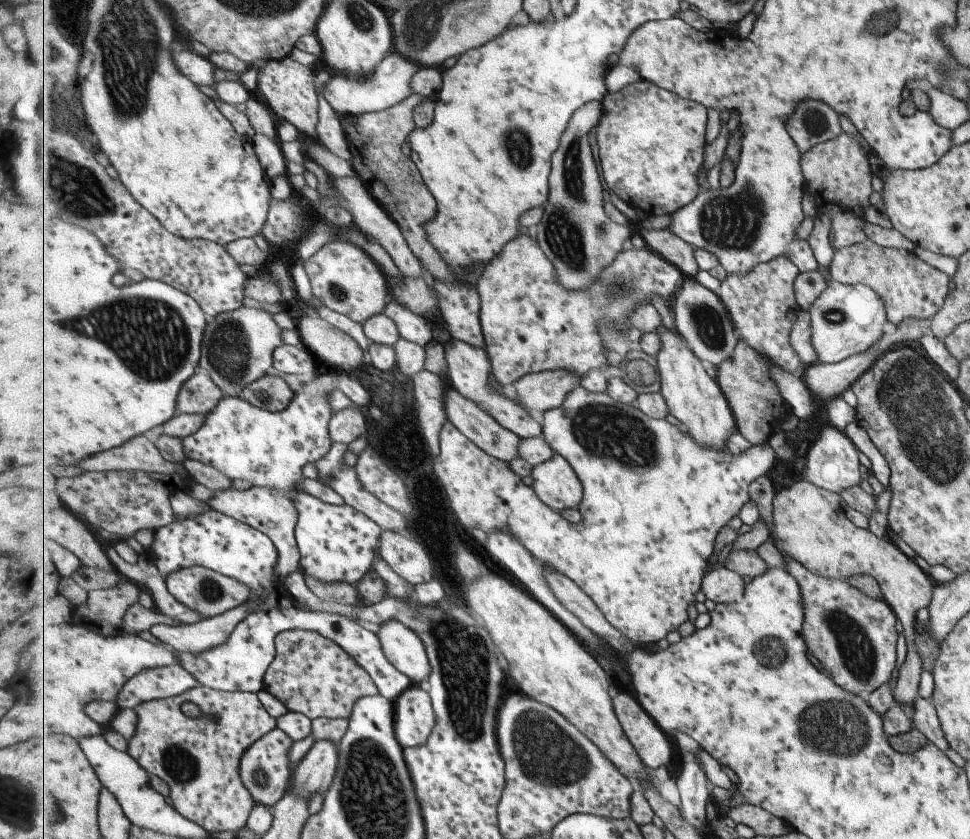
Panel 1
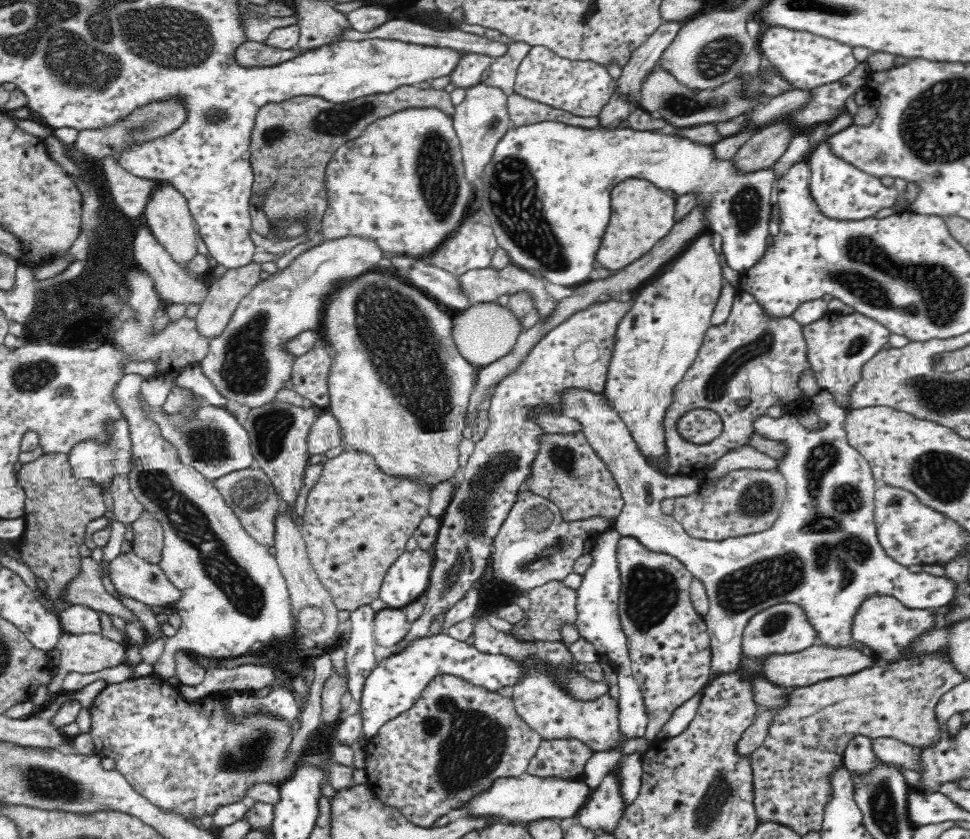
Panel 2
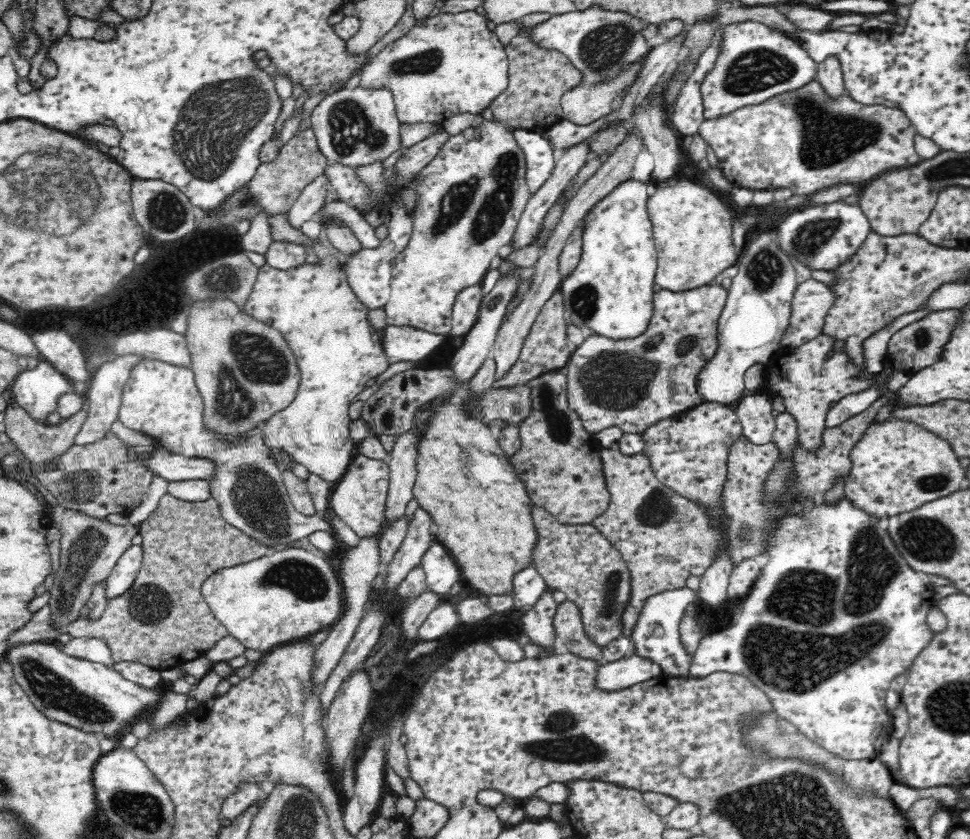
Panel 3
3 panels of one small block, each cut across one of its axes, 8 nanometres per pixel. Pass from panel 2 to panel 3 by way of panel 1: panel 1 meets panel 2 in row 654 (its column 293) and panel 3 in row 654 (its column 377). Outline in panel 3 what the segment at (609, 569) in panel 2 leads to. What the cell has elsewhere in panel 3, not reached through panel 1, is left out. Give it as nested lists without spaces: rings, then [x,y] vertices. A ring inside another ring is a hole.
[[[680,587],[676,590],[662,590],[658,594],[652,594],[646,598],[631,636],[634,653],[636,655],[656,663],[662,673],[670,677],[686,677],[690,668],[691,658],[686,655],[684,647],[680,645],[679,625],[682,614],[691,606],[699,603],[697,591],[689,587]]]

